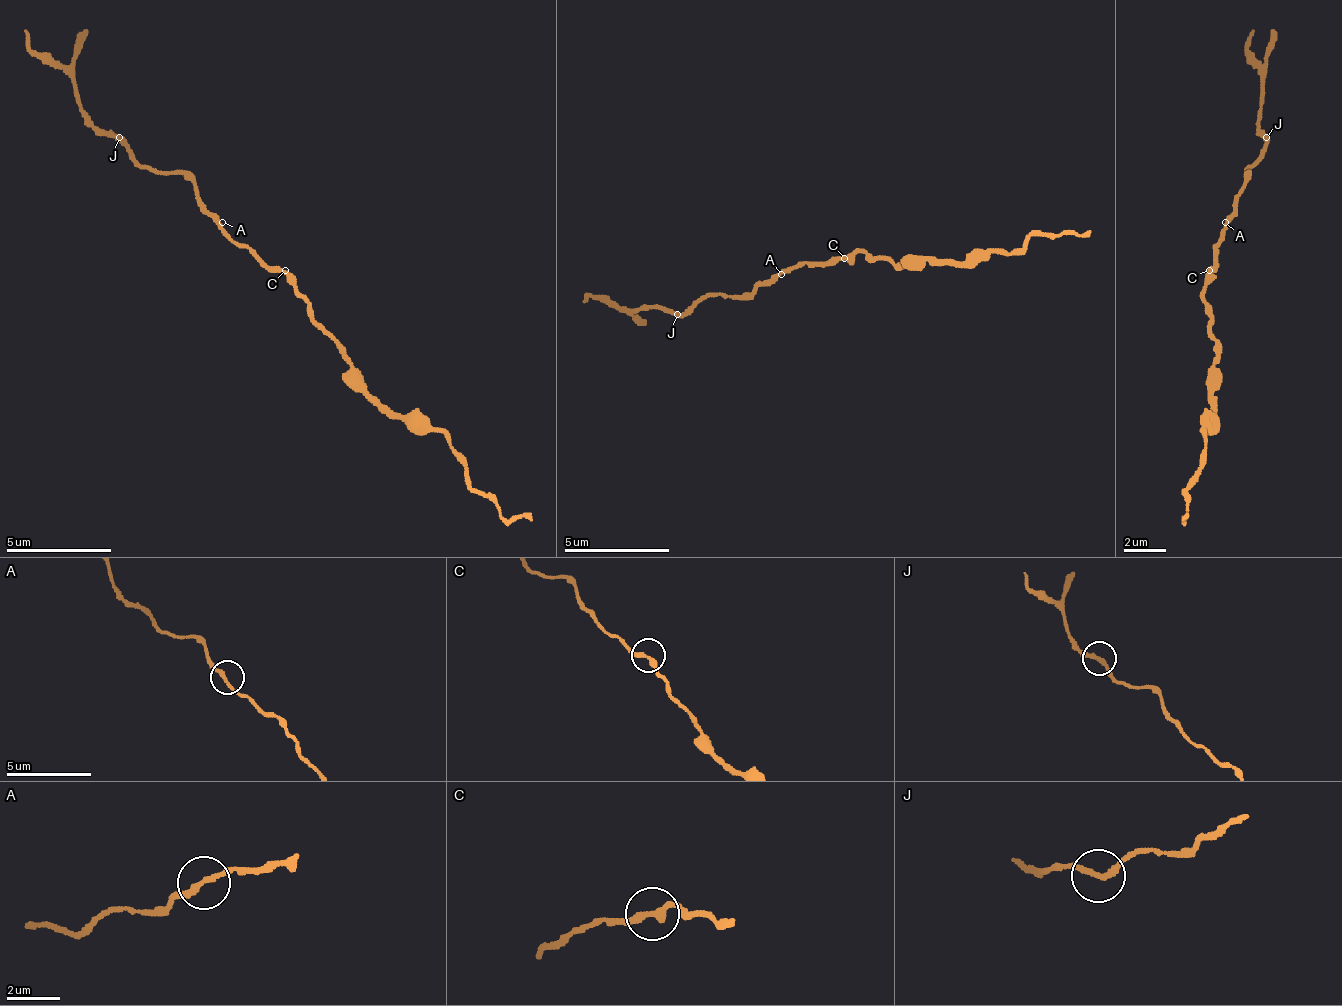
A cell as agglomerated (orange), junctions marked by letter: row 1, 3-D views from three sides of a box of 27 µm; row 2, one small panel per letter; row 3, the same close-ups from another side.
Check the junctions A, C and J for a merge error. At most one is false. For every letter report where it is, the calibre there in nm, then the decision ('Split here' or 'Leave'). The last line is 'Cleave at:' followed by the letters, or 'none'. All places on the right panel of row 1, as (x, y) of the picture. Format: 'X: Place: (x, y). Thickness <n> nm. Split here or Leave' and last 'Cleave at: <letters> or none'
A: Place: (1225, 222). Thickness 200 nm. Leave
C: Place: (1209, 270). Thickness 280 nm. Leave
J: Place: (1266, 137). Thickness 200 nm. Leave
Cleave at: none

